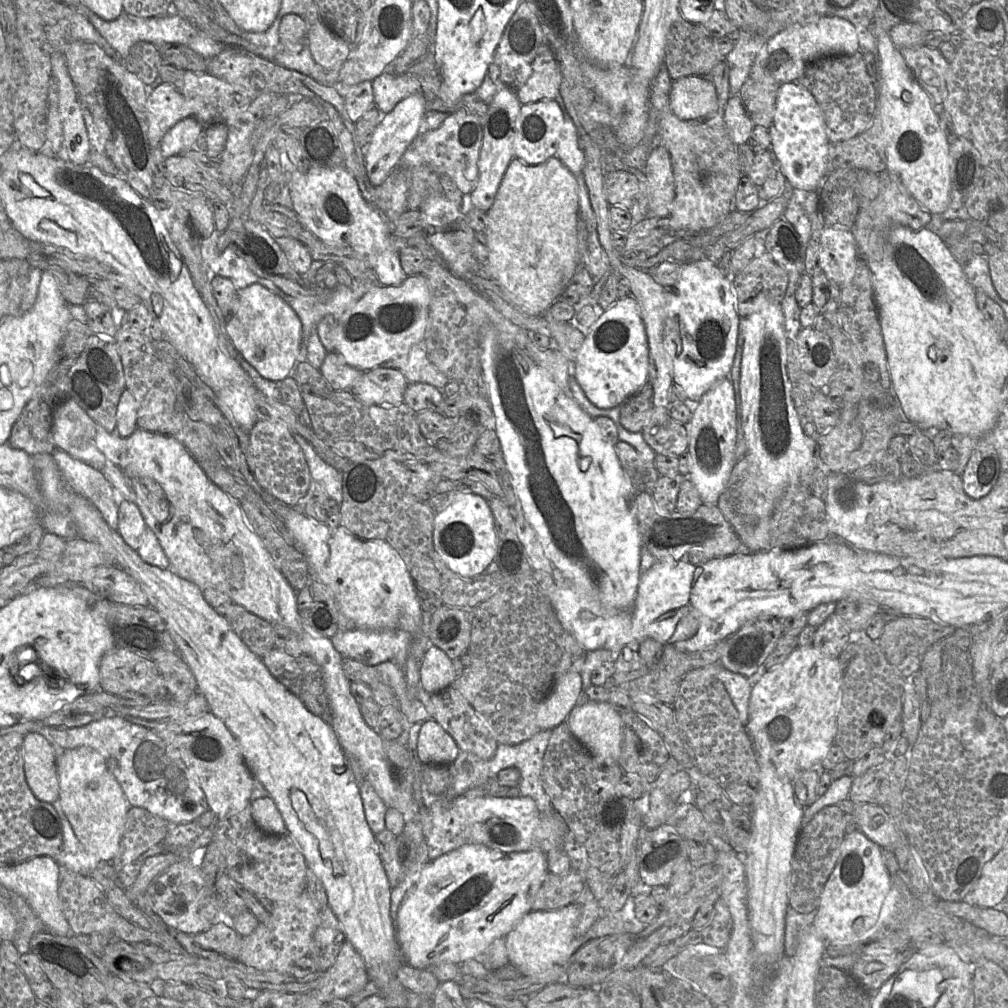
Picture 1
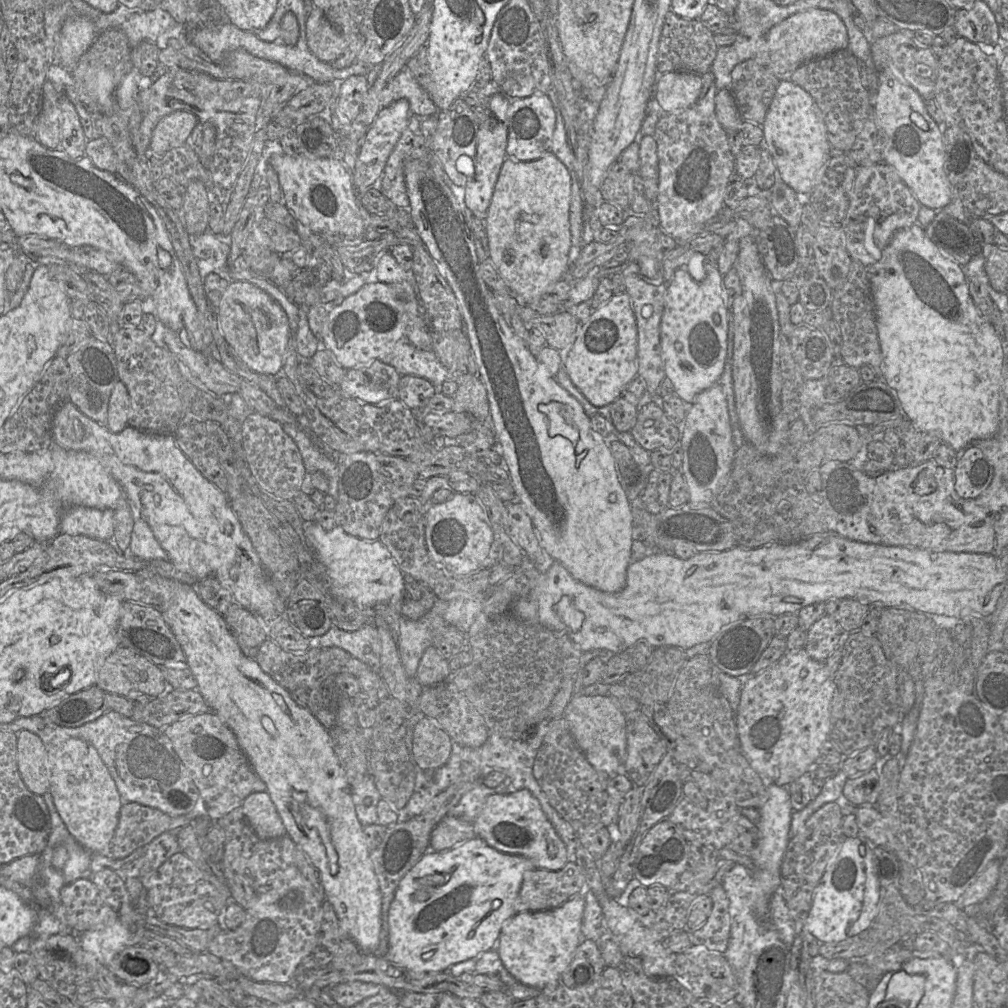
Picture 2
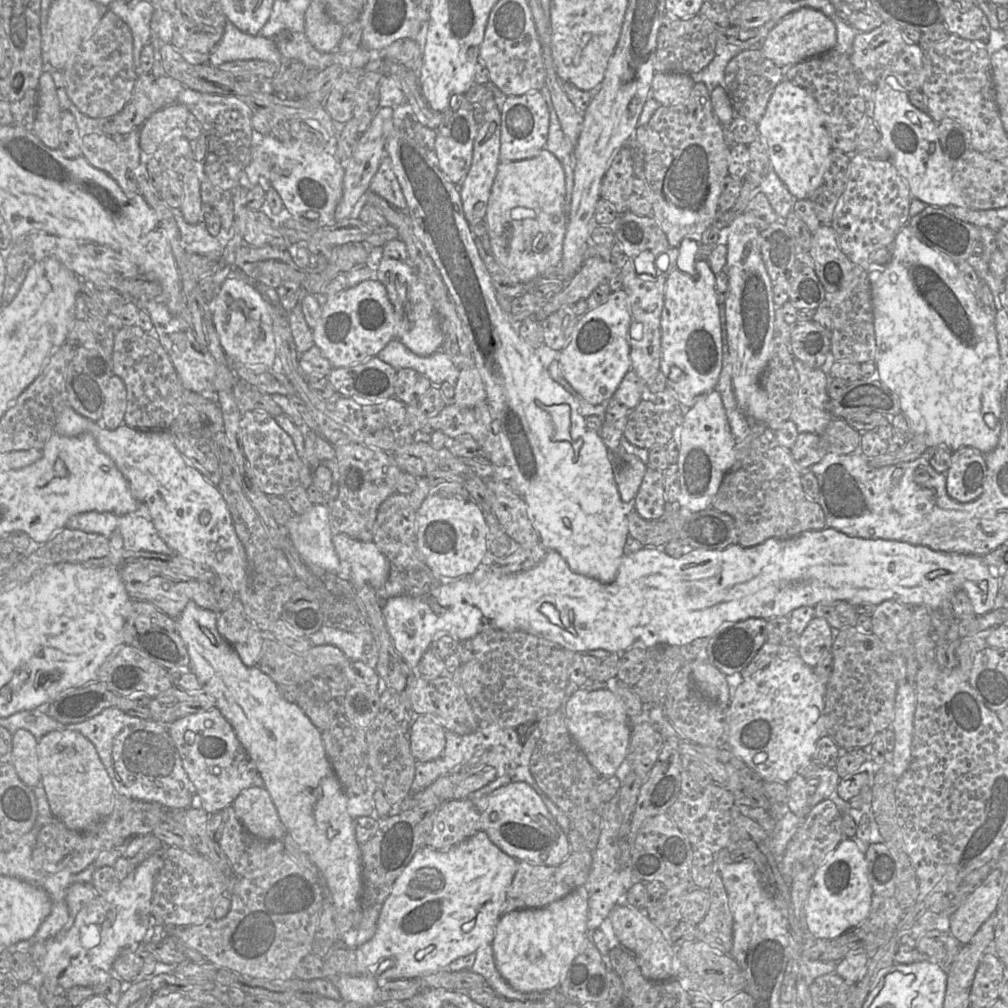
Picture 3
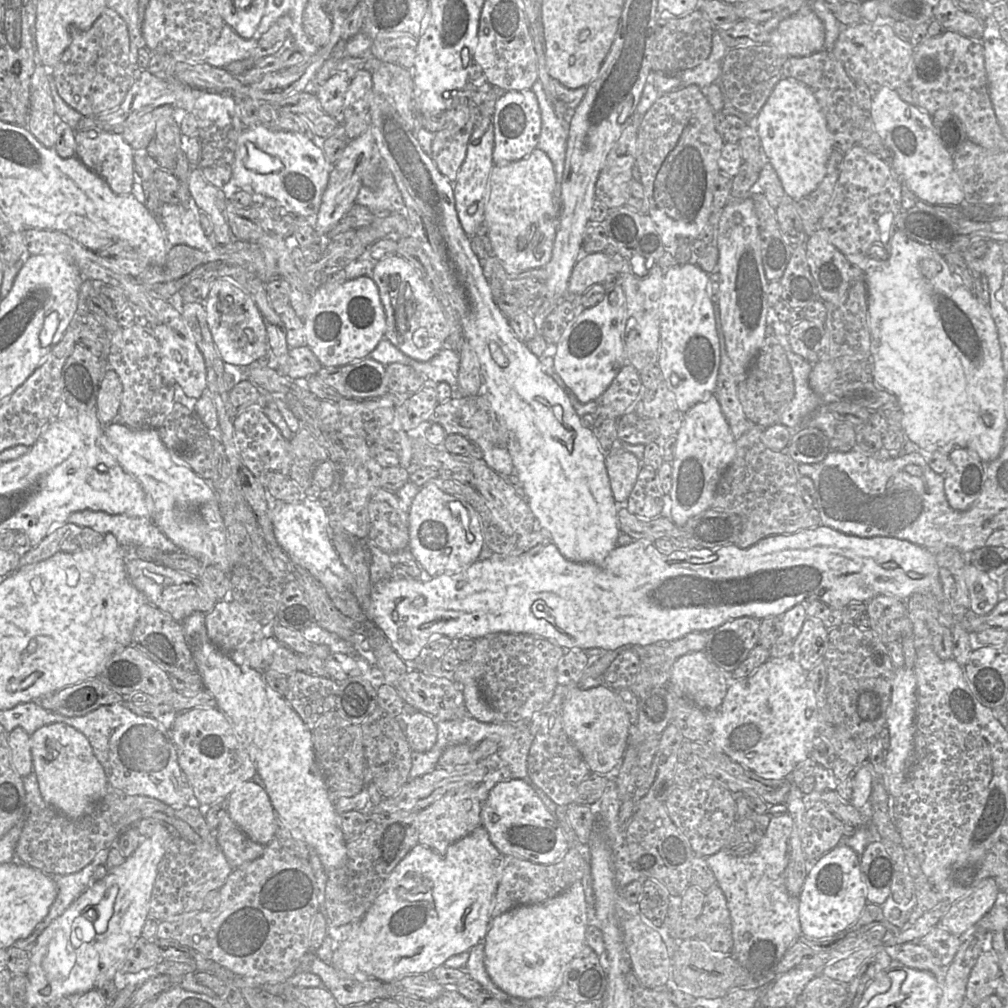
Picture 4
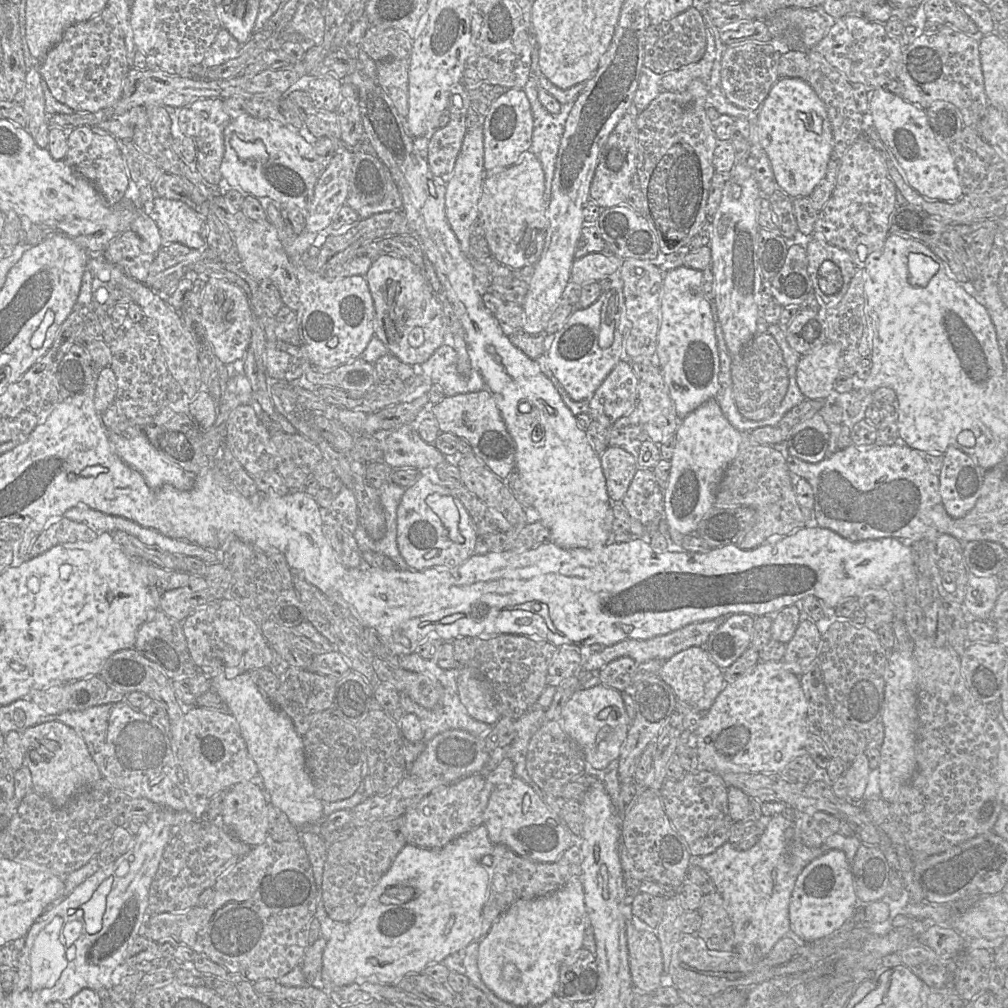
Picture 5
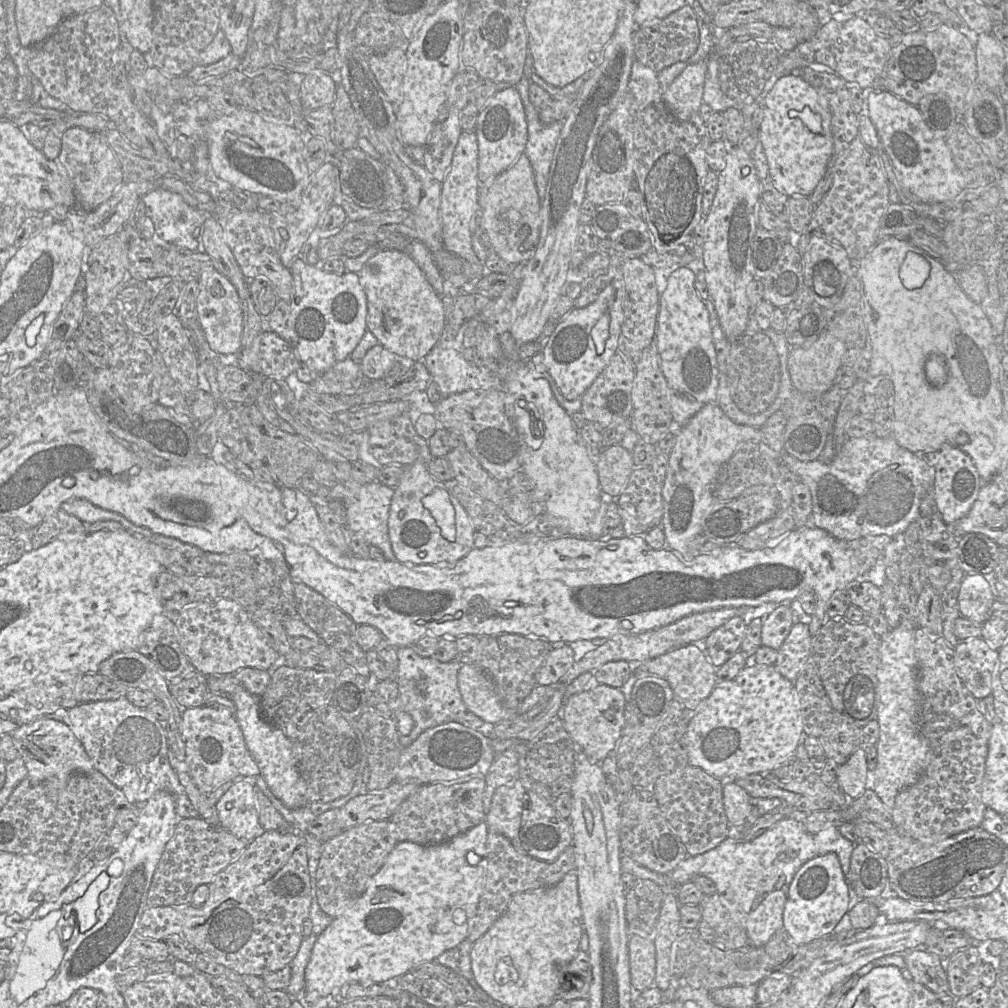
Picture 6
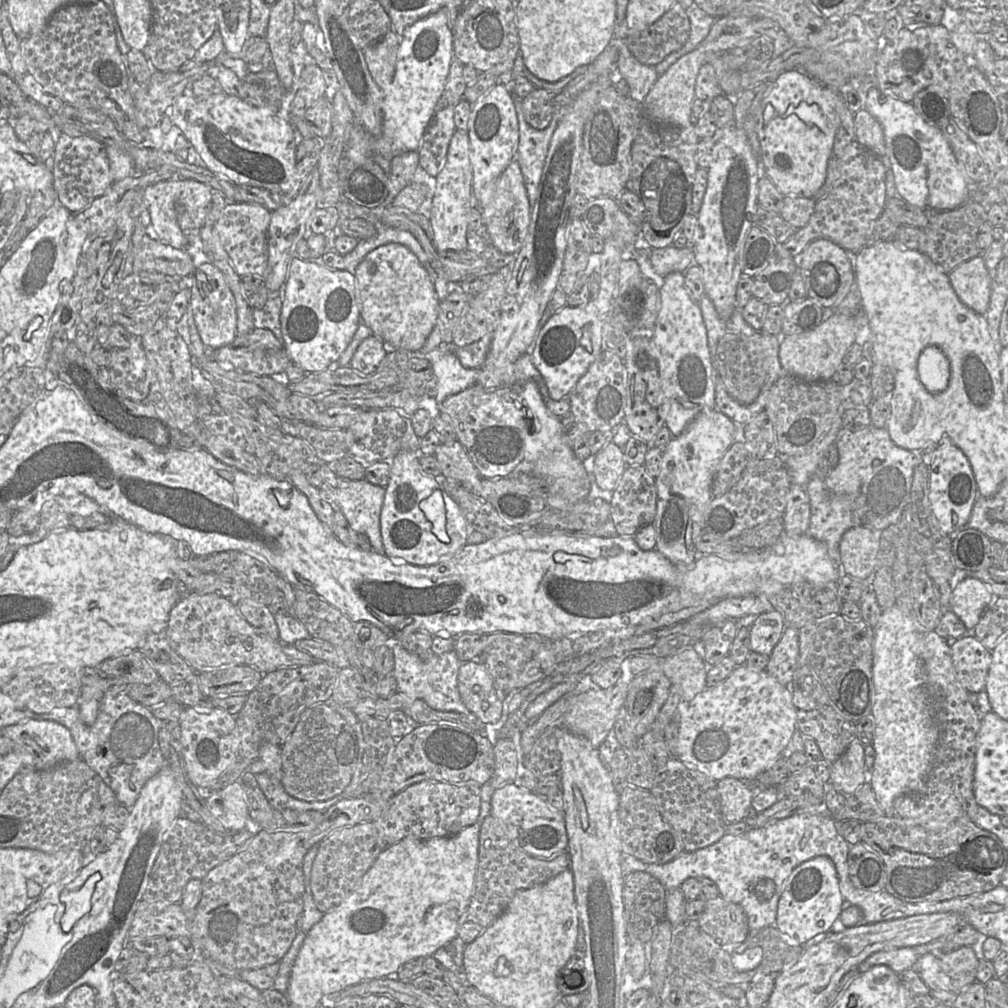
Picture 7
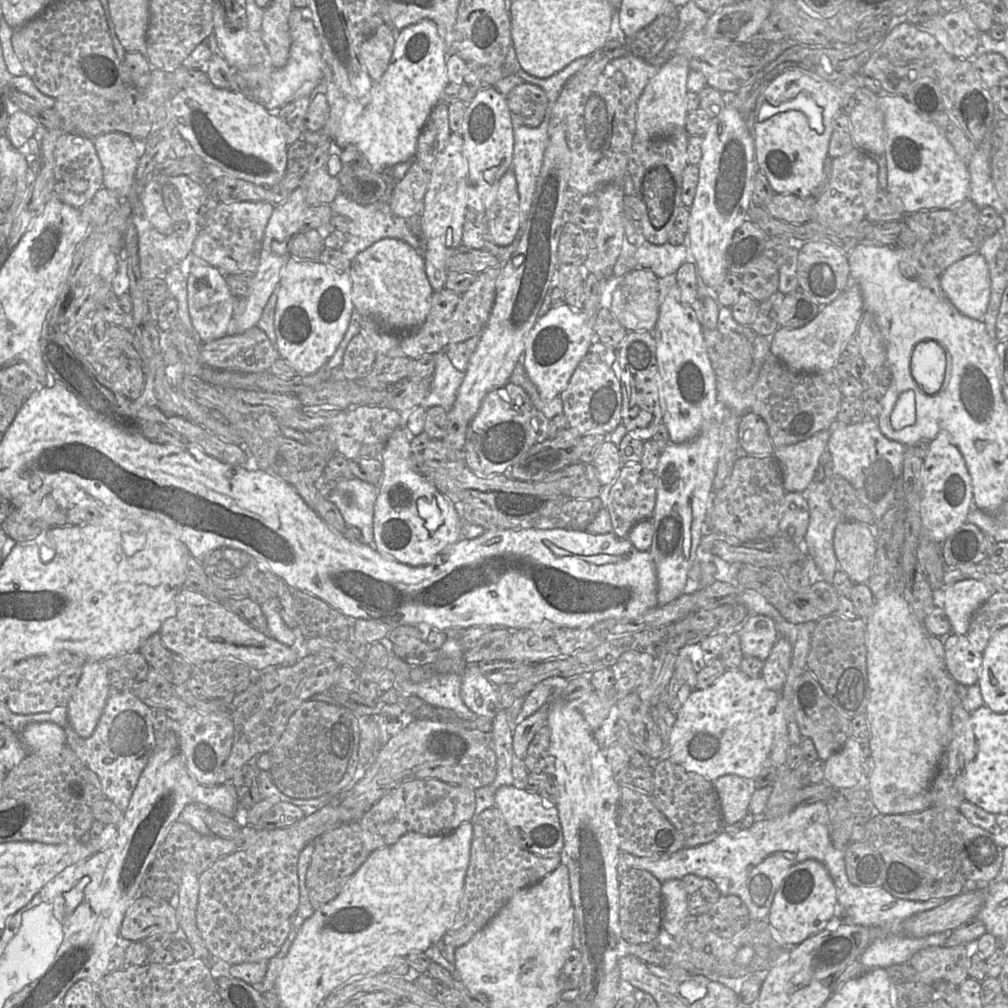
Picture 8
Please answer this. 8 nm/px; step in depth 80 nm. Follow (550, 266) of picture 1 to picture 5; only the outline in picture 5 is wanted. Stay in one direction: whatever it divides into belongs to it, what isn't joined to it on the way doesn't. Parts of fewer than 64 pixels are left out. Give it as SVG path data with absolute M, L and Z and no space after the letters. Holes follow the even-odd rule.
M526 151L521 159L510 167L485 172L479 201L479 218L483 223L492 256L498 261L514 268L523 268L537 263L543 252L548 228L544 192L545 174L541 162L532 152Z

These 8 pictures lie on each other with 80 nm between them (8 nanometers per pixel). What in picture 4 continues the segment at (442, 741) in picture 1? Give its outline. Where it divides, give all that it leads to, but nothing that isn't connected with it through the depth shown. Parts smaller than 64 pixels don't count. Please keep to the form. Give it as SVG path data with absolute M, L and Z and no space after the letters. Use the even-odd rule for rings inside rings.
M417 713L409 717L405 737L411 750L426 752L432 749L437 740L436 722L426 714Z

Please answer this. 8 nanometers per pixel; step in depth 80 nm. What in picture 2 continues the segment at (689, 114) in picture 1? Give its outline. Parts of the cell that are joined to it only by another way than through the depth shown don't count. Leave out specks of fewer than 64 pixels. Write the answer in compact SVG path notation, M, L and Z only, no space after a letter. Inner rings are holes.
M668 72L658 76L652 98L666 113L691 107L702 89L702 76L689 72Z

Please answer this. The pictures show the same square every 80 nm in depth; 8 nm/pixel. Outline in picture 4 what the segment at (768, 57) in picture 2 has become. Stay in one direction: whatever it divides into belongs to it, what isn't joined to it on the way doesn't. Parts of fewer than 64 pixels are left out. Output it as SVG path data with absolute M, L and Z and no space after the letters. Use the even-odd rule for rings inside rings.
M796 13L779 23L768 43L784 58L809 56L824 48L825 27L814 13Z

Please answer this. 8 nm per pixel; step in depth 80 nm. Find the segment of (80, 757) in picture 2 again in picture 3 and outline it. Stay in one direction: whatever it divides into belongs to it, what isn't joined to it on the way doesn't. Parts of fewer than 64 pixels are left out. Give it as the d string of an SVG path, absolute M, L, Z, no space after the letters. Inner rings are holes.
M56 730L45 734L37 744L41 783L53 815L74 831L86 831L108 816L116 791L94 745L72 730Z

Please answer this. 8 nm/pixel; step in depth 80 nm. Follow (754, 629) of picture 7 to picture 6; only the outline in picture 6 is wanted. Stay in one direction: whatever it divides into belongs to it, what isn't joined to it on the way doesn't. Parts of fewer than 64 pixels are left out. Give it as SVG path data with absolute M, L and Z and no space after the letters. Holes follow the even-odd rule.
M780 604L763 620L761 643L778 650L796 623L795 613L790 604Z

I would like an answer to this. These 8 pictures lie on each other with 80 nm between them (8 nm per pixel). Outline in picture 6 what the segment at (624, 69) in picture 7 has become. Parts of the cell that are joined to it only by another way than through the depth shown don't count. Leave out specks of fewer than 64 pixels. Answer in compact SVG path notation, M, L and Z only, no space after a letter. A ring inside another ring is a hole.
M635 59L628 82L628 89L638 106L647 106L661 102L663 89L658 74Z

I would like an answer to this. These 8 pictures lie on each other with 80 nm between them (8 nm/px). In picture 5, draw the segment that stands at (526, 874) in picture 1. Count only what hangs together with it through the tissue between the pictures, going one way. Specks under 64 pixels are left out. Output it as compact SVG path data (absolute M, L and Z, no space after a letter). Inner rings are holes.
M484 824L471 832L462 835L439 849L426 849L407 843L395 857L390 868L381 877L371 891L369 898L356 917L348 923L347 932L340 938L330 939L323 951L322 968L318 985L326 991L331 988L342 987L354 982L376 981L381 984L395 984L407 974L421 973L428 965L441 963L450 954L465 949L471 942L480 936L481 913L489 892L489 878L486 866L492 865L491 854L494 844L490 841Z

